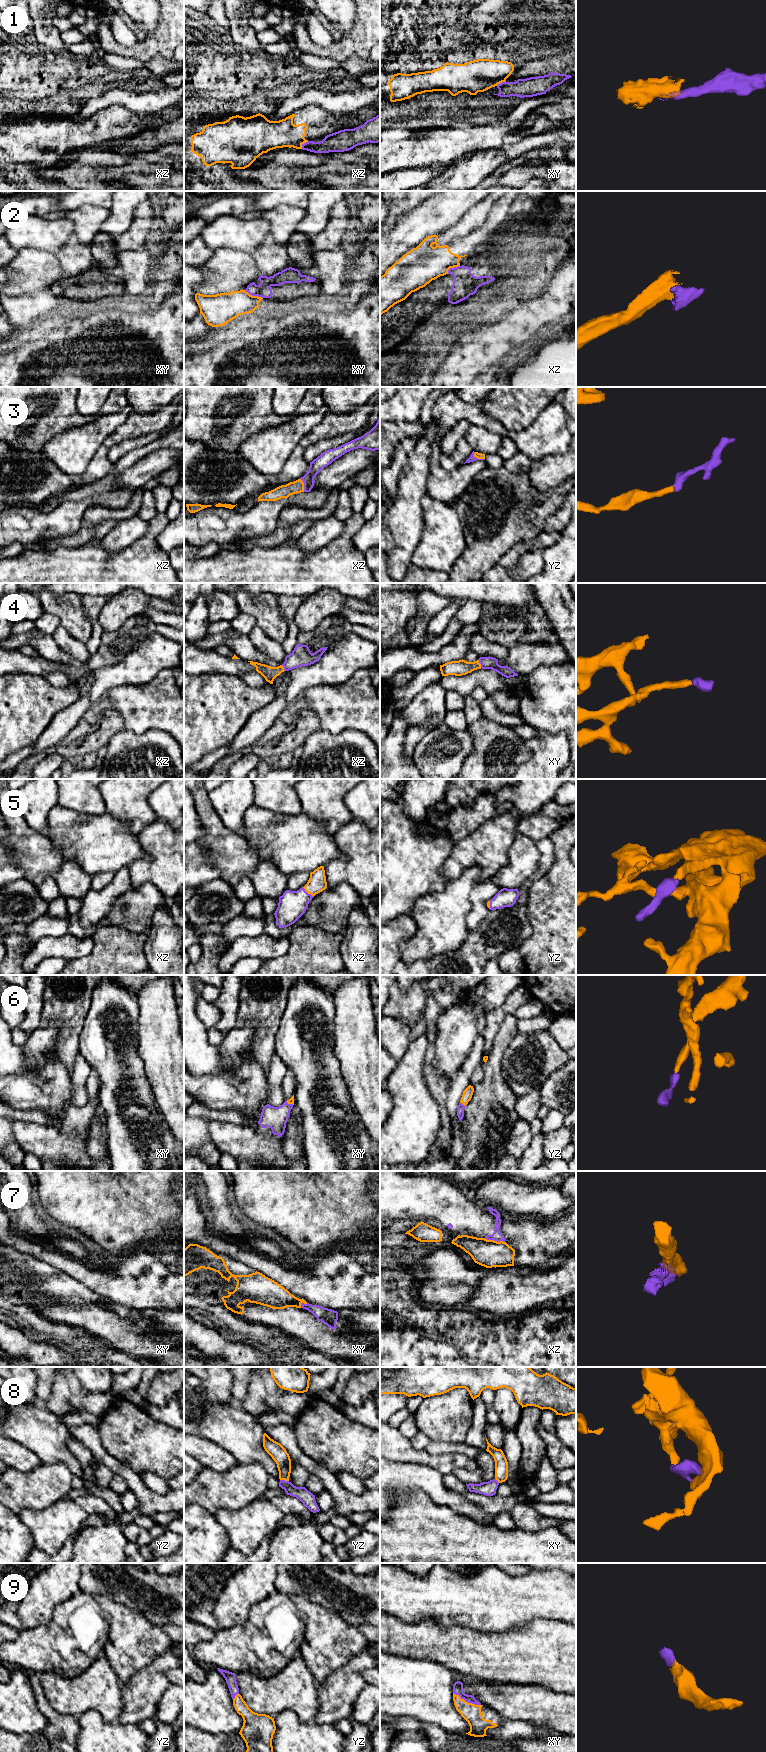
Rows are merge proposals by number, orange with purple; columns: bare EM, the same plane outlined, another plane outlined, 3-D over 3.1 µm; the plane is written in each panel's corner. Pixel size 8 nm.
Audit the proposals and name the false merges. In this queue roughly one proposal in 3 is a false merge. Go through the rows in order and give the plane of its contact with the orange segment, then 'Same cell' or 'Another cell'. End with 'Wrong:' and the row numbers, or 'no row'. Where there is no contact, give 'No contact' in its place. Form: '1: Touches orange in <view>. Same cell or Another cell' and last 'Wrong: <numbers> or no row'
1: Touches orange in xz. Another cell
2: Touches orange in xy. Another cell
3: Touches orange in yz. Same cell
4: Touches orange in xy. Same cell
5: Touches orange in xz. Same cell
6: Touches orange in yz. Same cell
7: Touches orange in xz. Another cell
8: Touches orange in yz. Another cell
9: Touches orange in xy. Same cell
Wrong: 1, 2, 7, 8

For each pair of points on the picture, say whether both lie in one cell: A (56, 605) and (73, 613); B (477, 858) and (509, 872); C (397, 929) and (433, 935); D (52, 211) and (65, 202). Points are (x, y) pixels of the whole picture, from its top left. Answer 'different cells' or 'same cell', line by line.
A: same cell
B: different cells
C: different cells
D: different cells

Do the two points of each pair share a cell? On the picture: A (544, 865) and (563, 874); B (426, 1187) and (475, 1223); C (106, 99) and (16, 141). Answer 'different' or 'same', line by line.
A: different
B: same
C: different

